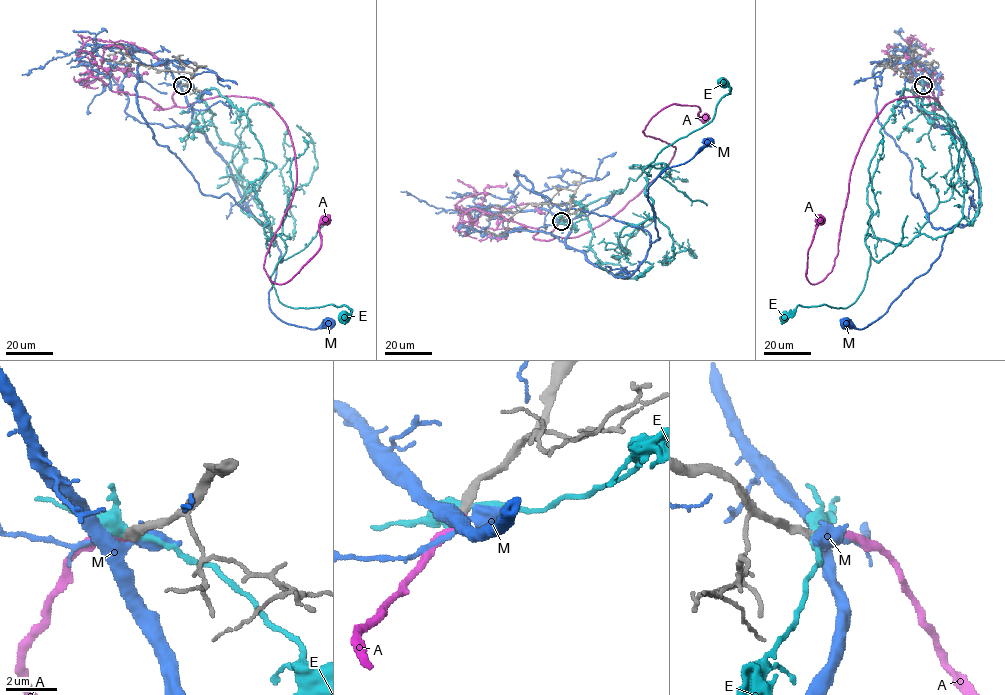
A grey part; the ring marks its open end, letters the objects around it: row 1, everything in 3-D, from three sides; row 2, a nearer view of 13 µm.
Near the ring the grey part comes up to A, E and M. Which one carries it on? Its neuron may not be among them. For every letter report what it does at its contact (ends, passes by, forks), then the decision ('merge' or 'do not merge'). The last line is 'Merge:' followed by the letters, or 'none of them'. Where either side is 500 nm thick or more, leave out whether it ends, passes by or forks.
A: it ends | merge
E: it passes by | do not merge
M: it forks | do not merge
Merge: A

